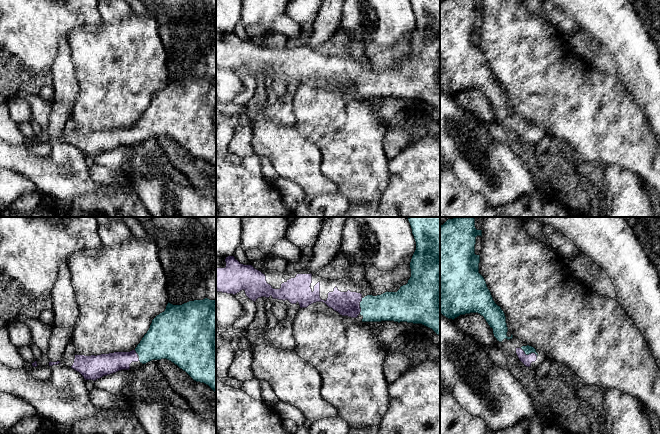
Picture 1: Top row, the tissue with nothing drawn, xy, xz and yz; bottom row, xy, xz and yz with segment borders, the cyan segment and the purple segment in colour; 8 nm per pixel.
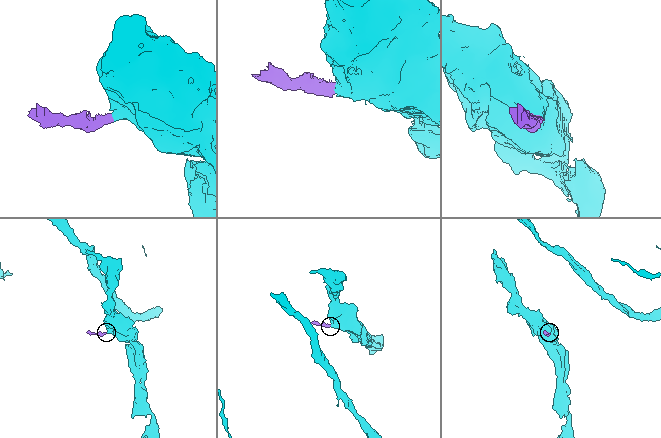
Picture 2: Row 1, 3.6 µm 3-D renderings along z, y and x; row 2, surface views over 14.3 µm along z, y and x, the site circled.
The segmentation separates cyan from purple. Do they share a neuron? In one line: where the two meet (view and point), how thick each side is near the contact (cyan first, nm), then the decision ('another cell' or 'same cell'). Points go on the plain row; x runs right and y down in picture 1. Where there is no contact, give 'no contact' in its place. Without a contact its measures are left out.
yz (529, 129) | 70/80 nm | same cell

